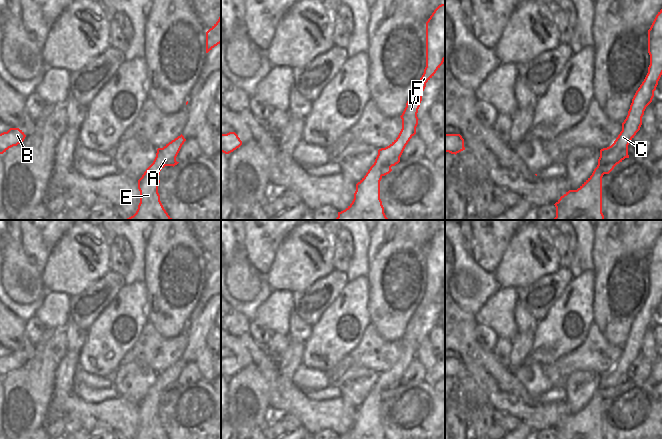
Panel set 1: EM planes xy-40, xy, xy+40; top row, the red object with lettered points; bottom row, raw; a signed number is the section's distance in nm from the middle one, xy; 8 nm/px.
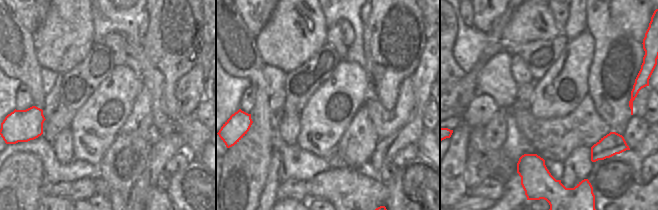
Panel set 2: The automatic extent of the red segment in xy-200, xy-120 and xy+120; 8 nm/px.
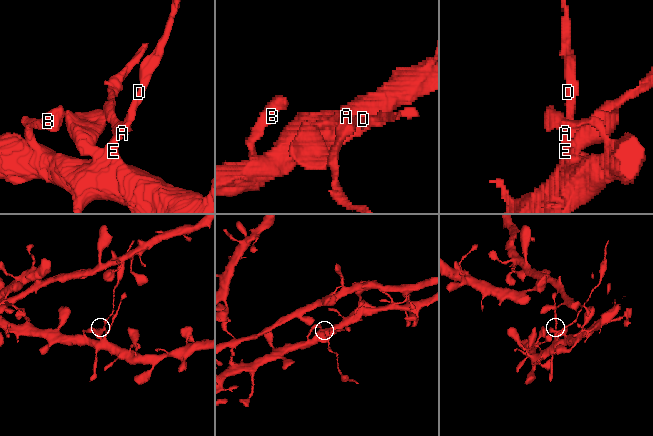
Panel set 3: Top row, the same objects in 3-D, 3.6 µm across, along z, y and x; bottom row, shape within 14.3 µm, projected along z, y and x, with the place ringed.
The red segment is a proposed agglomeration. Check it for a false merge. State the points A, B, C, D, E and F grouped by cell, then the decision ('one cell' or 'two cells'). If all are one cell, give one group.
A C D F / B E; two cells

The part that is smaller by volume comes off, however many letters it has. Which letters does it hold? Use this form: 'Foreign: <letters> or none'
Foreign: A, C, D, F

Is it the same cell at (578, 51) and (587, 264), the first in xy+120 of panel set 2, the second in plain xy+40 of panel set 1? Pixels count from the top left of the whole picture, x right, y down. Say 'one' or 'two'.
two

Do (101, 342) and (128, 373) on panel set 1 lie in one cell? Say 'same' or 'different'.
different

